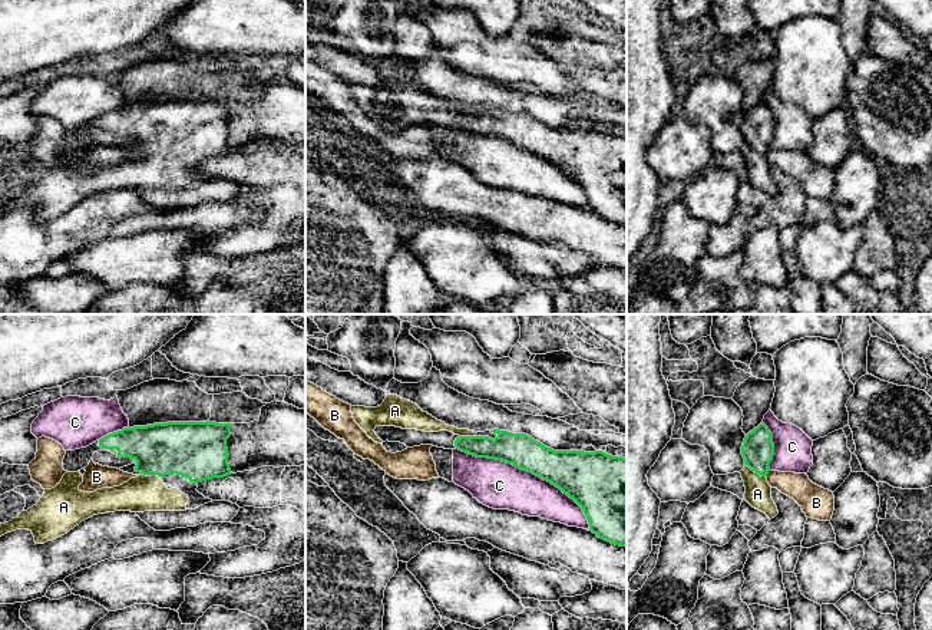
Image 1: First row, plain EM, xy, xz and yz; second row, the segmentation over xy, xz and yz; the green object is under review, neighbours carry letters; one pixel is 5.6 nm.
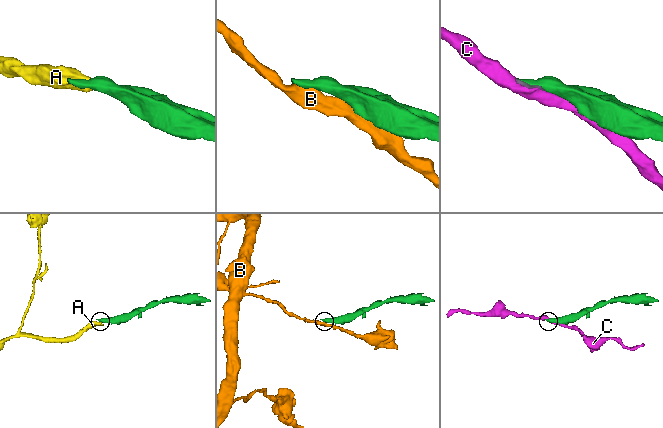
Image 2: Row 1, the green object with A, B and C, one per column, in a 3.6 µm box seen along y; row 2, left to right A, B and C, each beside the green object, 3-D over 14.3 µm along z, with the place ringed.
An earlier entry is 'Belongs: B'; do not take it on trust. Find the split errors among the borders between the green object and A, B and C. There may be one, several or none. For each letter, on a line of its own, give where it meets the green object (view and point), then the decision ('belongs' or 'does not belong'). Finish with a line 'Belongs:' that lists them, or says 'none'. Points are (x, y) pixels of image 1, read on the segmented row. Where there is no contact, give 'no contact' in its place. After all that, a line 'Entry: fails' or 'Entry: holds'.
A: yz (756, 472) | belongs
B: yz (767, 472) | does not belong
C: xz (529, 471) | does not belong
Belongs: A
Entry: fails

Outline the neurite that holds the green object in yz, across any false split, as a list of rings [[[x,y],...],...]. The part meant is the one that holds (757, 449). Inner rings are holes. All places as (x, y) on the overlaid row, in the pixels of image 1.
[[[760,423],[746,435],[741,455],[746,465],[740,471],[746,486],[744,499],[771,519],[779,511],[771,498],[771,486],[766,476],[774,455],[774,443],[773,435],[764,423]]]

